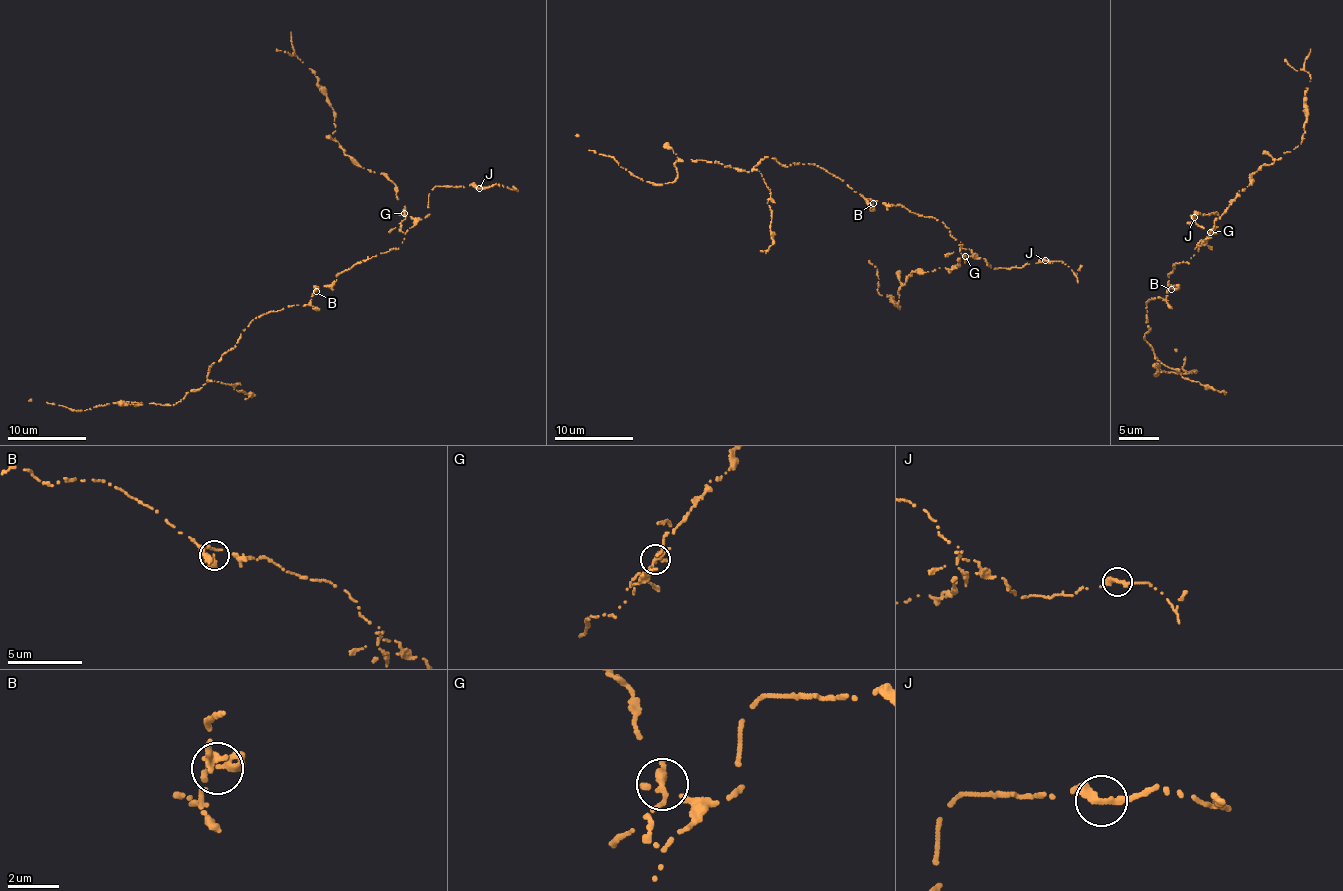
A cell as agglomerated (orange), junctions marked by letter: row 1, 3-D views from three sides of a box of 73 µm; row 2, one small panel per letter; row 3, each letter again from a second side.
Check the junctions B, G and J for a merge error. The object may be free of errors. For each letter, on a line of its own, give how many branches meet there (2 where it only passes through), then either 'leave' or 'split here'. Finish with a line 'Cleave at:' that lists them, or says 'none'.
B: 1 | leave
G: 1 | split here
J: 2 | leave
Cleave at: G

